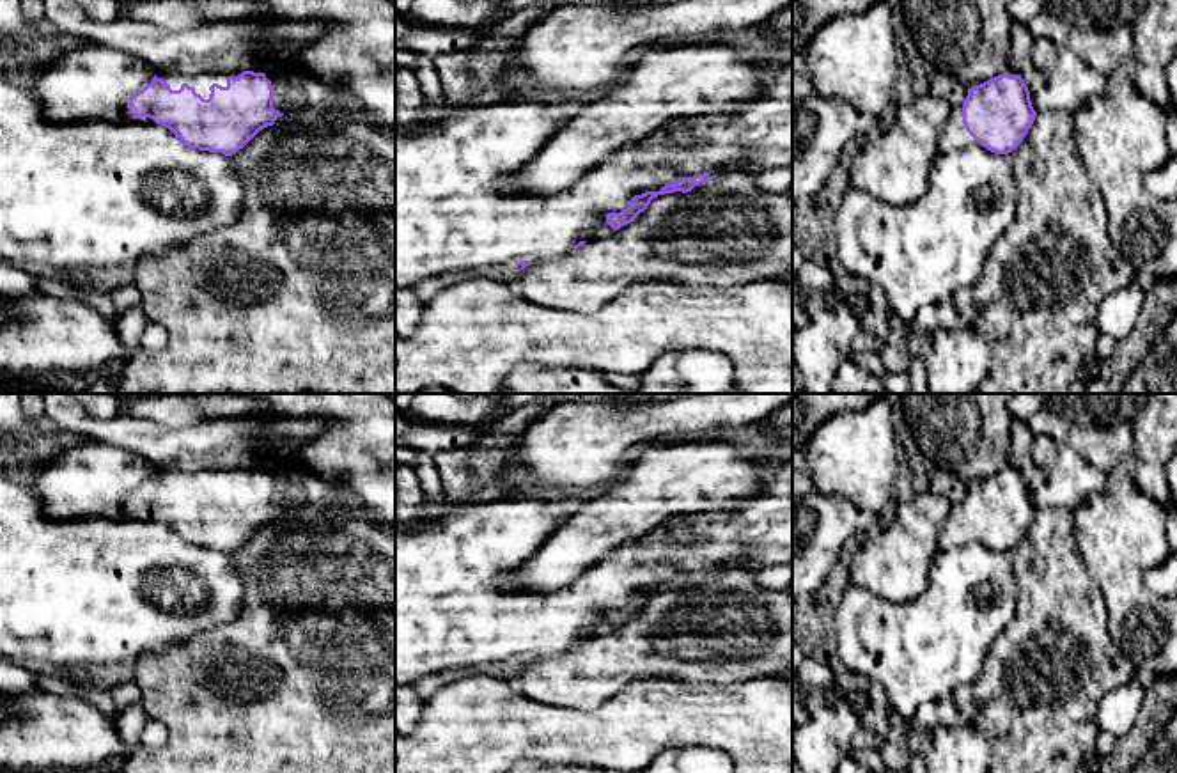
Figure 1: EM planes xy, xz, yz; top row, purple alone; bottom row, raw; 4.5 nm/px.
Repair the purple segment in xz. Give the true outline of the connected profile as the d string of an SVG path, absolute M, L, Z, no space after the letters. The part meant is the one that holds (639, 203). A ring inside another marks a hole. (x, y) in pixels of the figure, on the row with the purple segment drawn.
M698 174L693 177L681 177L675 183L665 184L659 191L645 191L642 195L635 195L631 199L631 202L627 204L626 209L622 209L620 213L608 213L606 216L606 223L617 230L627 223L631 223L640 213L643 213L647 209L647 206L651 204L652 199L656 199L658 195L665 195L665 193L674 193L674 191L682 191L688 193L691 191L695 186L704 184L709 181L709 174Z

